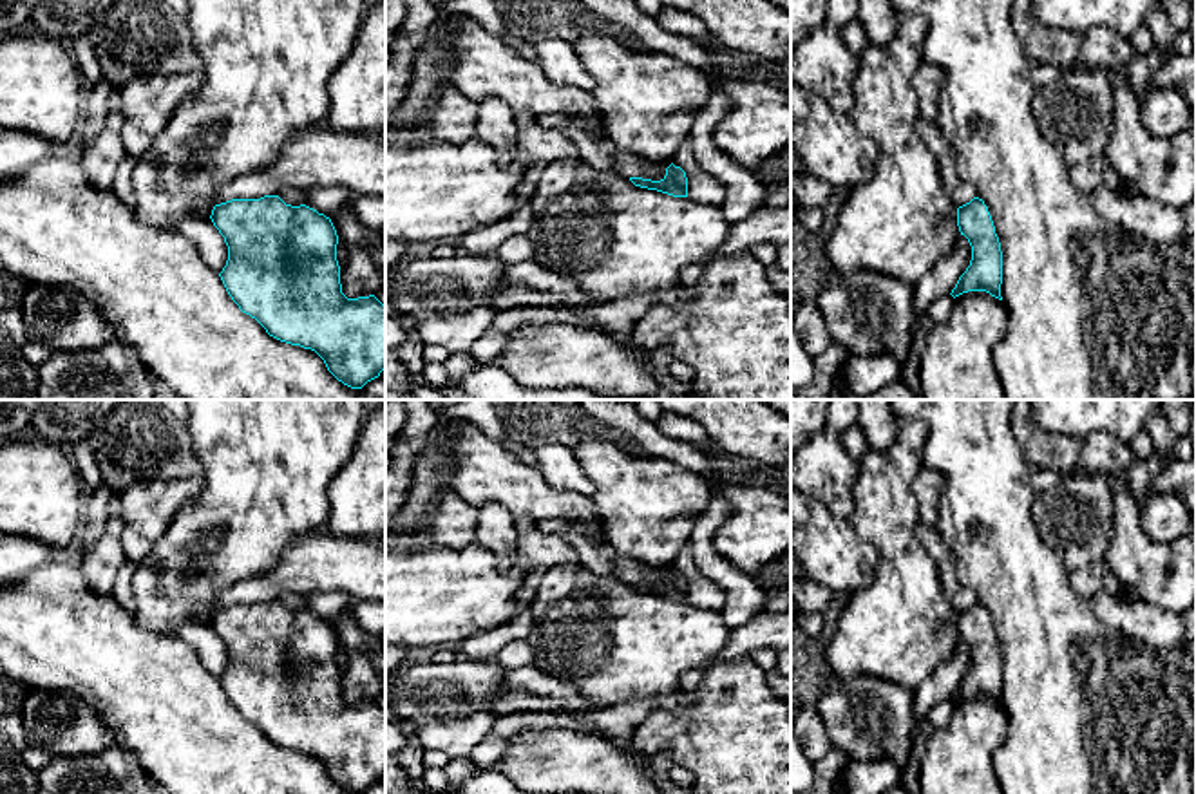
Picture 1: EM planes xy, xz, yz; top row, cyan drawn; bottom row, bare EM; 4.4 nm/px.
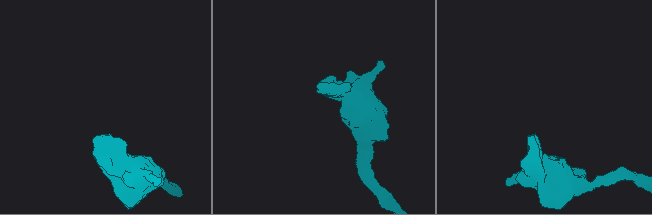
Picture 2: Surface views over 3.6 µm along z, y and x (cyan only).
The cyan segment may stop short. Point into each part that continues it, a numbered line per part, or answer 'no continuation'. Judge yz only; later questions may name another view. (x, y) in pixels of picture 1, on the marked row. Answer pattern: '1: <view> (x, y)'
no continuation

